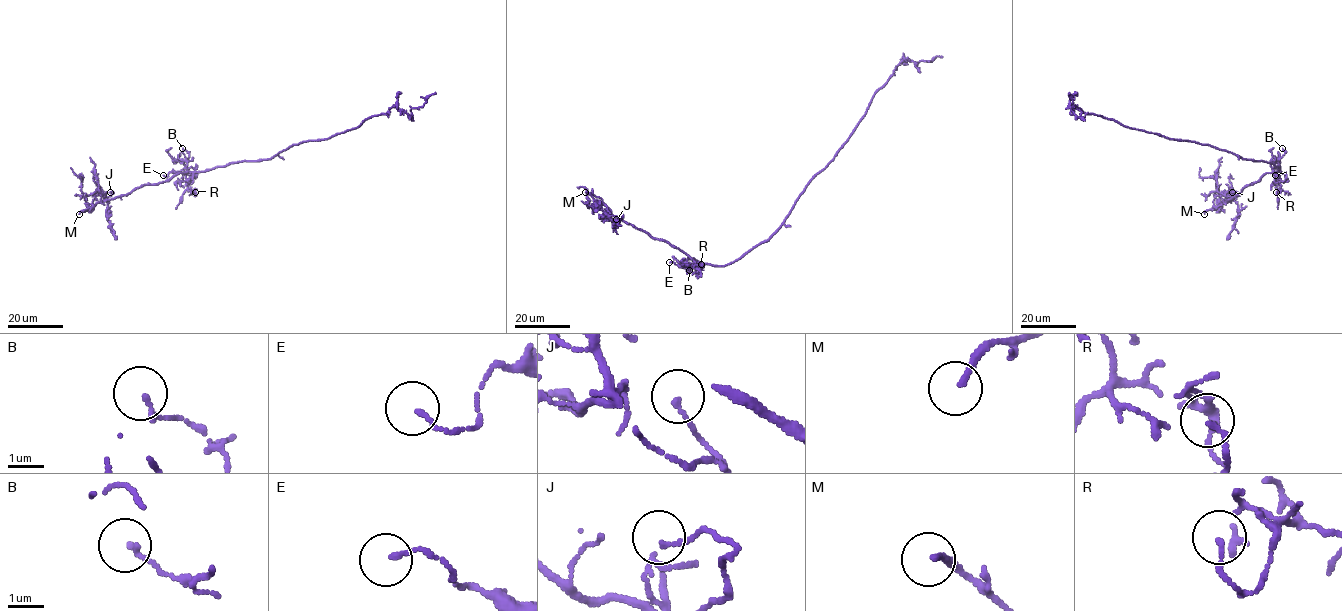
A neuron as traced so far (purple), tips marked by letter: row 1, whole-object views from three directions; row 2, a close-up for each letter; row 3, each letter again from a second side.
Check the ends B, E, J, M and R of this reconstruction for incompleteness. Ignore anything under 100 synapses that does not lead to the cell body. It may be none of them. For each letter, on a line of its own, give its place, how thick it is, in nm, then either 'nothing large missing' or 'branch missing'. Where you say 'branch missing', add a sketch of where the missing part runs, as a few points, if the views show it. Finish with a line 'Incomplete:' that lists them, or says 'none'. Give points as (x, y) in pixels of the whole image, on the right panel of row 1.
B: (1282, 148) | 140 nm | nothing large missing
E: (1275, 175) | 120 nm | nothing large missing
J: (1232, 192) | 120 nm | nothing large missing
M: (1204, 214) | 160 nm | branch missing
R: (1276, 192) | 130 nm | nothing large missing
Incomplete: M

